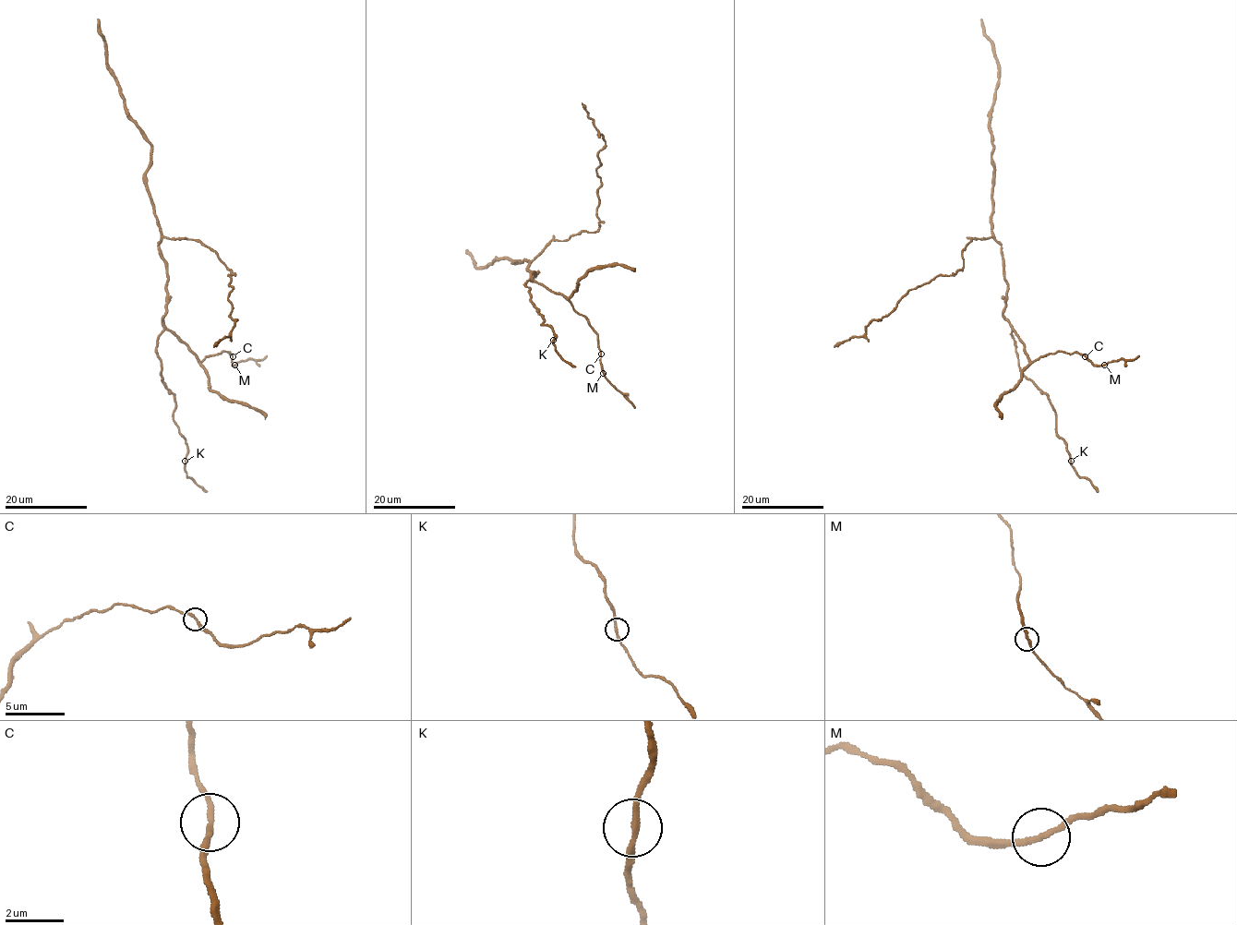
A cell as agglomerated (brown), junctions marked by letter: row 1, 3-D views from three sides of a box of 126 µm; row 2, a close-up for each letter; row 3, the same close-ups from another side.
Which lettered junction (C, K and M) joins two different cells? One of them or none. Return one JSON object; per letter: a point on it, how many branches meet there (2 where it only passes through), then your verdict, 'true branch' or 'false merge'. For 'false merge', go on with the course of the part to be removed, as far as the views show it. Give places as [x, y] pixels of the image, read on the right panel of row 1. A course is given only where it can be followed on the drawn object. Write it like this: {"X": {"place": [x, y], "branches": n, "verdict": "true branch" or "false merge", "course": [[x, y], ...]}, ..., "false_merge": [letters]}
{"C": {"place": [1085, 356], "branches": 2, "verdict": "true branch"}, "K": {"place": [1071, 461], "branches": 2, "verdict": "true branch"}, "M": {"place": [1104, 365], "branches": 2, "verdict": "true branch"}, "false_merge": []}

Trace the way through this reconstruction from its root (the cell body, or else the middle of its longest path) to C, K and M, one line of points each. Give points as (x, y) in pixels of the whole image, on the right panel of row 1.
C: (1002, 259), (1008, 285), (1002, 316), (1024, 344), (1026, 356), (1034, 361), (1058, 351), (1085, 356)
K: (1002, 259), (1008, 285), (1002, 316), (1012, 329), (1019, 369), (1047, 395), (1055, 413), (1055, 432), (1071, 461)
M: (1002, 259), (1008, 285), (1002, 316), (1026, 356), (1034, 361), (1058, 351), (1078, 352), (1097, 366), (1103, 365)

